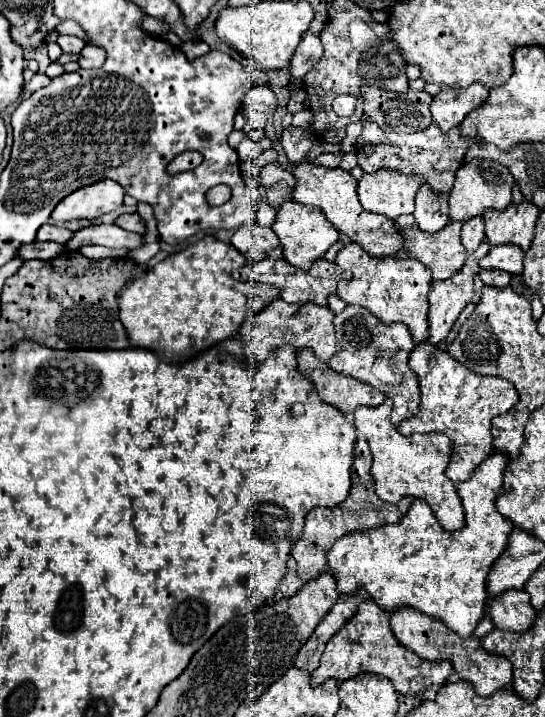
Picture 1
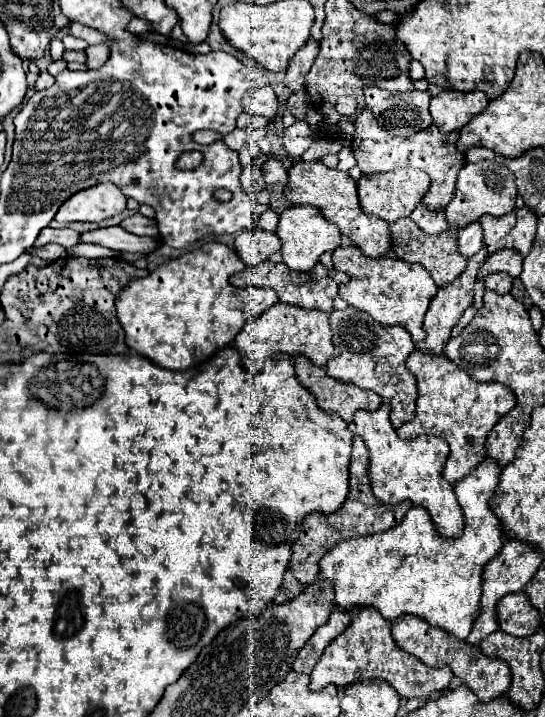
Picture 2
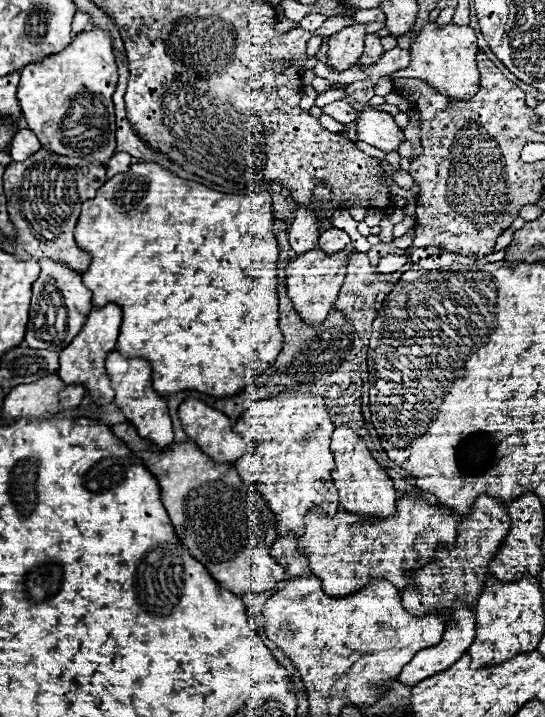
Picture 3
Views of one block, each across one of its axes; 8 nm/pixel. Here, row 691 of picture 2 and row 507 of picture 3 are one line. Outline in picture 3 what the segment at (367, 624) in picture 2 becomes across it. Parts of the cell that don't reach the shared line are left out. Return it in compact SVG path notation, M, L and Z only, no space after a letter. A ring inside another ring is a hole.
M418 488L408 494L404 492L396 500L396 514L392 518L372 518L344 510L328 516L318 506L308 510L298 548L308 556L310 572L320 576L328 596L348 596L372 578L384 578L402 590L408 584L408 570L428 564L438 544L452 544L456 540L454 514L442 506L428 504L422 494Z

